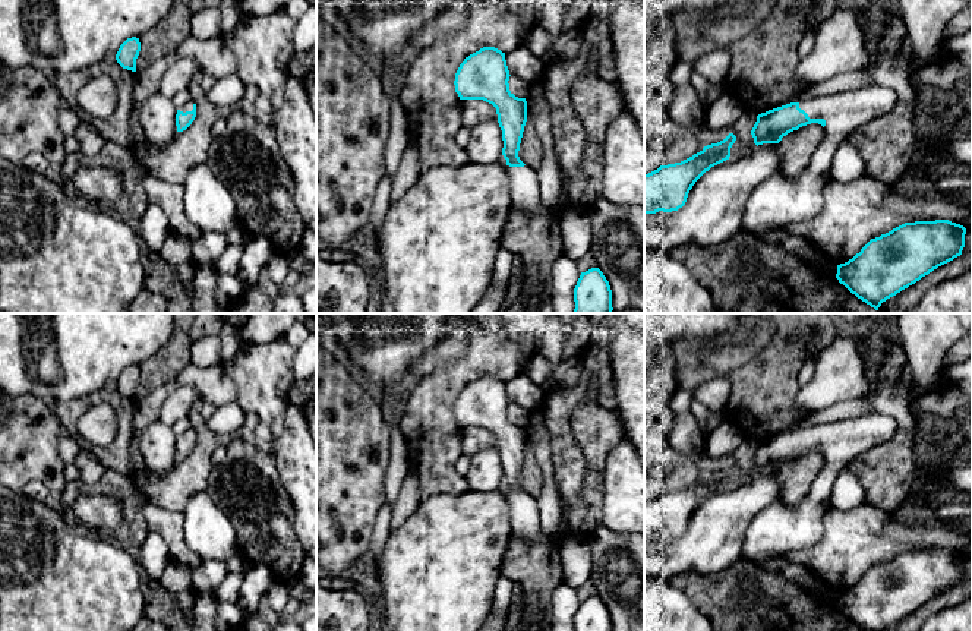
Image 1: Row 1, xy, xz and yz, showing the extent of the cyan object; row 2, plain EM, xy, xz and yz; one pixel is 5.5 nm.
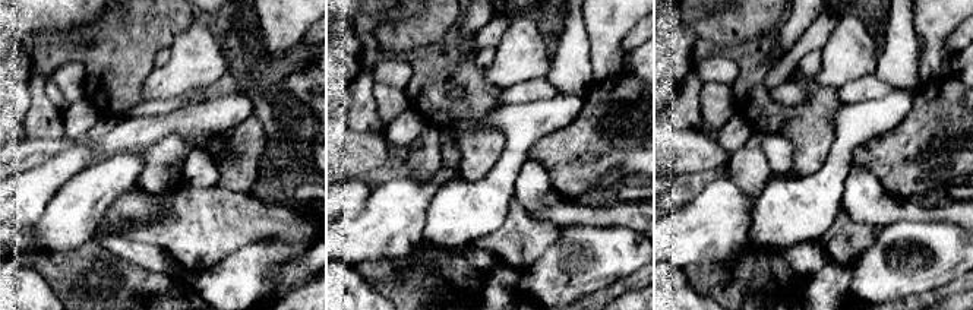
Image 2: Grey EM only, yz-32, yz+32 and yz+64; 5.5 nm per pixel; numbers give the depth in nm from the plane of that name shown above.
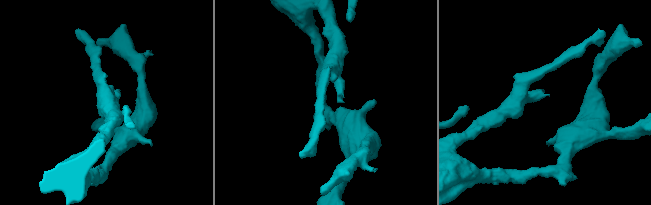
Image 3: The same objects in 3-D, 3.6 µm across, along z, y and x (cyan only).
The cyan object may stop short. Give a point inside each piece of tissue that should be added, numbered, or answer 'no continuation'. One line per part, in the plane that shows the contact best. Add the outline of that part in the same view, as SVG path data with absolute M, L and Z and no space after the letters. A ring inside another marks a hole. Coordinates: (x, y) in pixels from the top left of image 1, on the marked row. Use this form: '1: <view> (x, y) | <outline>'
1: yz (779, 201) | M875 82L799 102L810 119L826 120L826 141L801 176L788 177L777 171L754 189L741 230L767 233L814 218L824 205L823 190L831 180L831 161L837 146L856 129L890 113L899 101L894 88Z

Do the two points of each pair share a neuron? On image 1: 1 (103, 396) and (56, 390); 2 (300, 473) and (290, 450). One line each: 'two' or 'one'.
1: two
2: one

